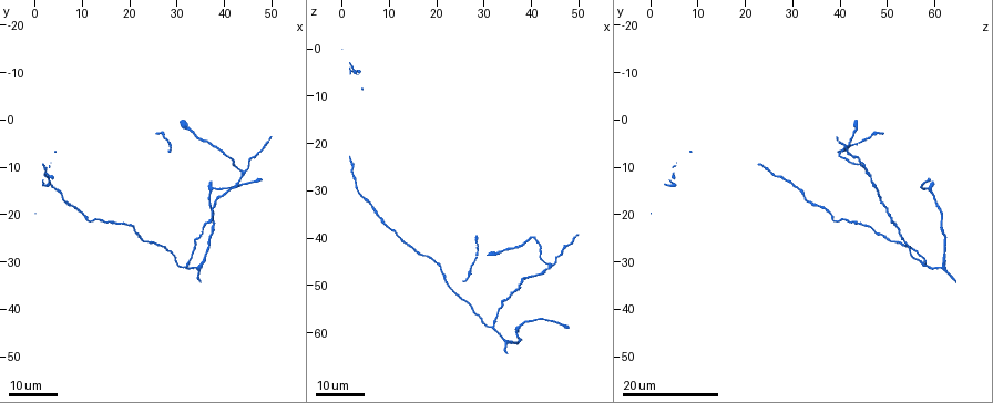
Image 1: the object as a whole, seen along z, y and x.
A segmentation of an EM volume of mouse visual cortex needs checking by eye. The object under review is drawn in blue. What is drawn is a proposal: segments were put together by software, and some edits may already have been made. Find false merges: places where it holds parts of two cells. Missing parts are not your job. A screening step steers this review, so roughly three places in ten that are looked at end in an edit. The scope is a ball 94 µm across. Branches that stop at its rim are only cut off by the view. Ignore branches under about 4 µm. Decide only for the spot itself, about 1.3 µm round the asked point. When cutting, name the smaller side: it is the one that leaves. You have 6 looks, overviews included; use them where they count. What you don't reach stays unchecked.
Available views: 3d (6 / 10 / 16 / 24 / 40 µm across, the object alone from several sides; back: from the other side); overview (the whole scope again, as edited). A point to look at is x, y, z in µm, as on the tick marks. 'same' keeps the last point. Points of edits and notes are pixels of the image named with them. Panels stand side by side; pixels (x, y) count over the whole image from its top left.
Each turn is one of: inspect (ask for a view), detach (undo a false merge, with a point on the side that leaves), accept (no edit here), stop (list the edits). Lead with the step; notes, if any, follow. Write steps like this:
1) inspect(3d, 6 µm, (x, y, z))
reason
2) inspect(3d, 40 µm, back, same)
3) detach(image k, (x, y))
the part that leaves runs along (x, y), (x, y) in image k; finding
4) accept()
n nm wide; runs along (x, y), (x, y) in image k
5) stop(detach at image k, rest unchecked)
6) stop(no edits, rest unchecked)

inspect(3d, 24 µm, (32.0, 31.0, 58.5))
a fork

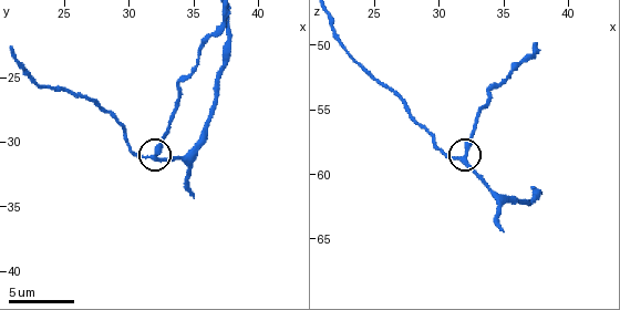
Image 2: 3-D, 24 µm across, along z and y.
inspect(3d, 6 µm, (32.0, 31.2, 58.8))

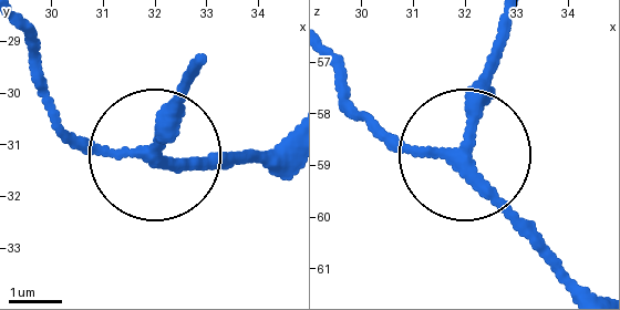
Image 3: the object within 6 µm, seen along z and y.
accept()
220 nm wide; runs along (24, 43), (60, 123), (82, 141), (187, 163), (276, 163) in image 3; one cell here

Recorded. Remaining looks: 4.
inspect(3d, 16 µm, (28.5, 4.0, 44.0))

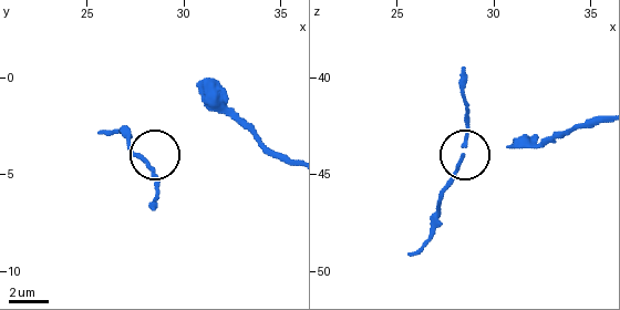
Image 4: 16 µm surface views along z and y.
inspect(3d, 6 µm, (28.2, 4.6, 44.4))
closer look

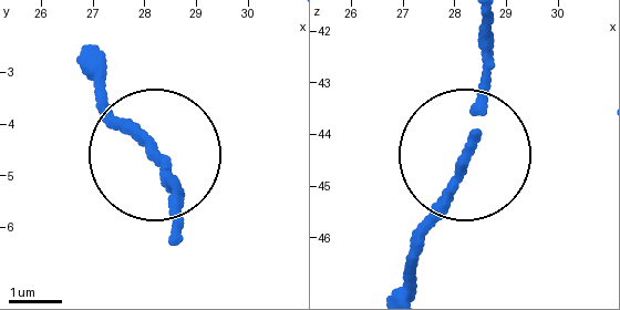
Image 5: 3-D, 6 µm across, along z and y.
accept()
side arm 6 µm; continuous, no second cell

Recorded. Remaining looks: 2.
inspect(3d, 16 µm, (31.5, 1.0, 43.5))
sudden change in width

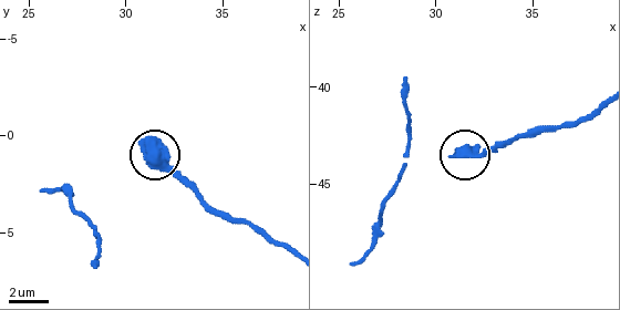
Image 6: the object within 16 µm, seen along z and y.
inspect(3d, 6 µm, (31.4, 1.5, 43.5))

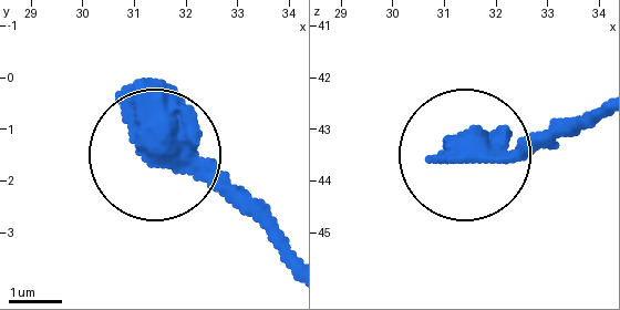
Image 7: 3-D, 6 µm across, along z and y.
accept()
runs along (285, 256), (157, 154) in image 7; all the same cell

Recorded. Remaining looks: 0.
stop(no edits, rest unchecked)

